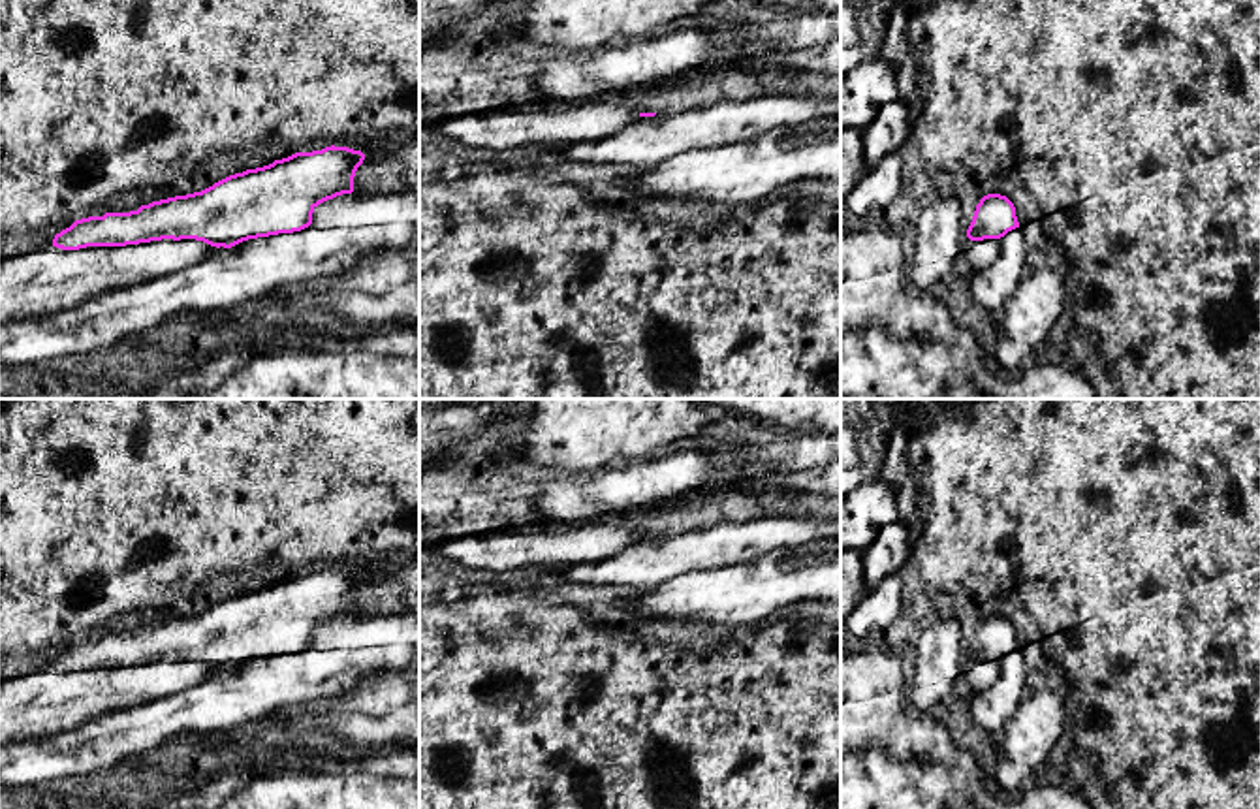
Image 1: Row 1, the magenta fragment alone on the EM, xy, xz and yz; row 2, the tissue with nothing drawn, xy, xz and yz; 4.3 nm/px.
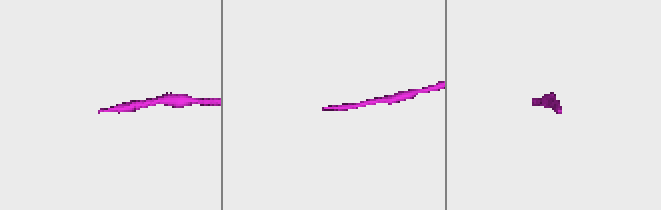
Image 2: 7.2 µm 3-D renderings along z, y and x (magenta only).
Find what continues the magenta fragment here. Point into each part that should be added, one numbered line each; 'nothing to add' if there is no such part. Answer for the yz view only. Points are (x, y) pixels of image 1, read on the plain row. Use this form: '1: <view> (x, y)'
1: yz (980, 676)

